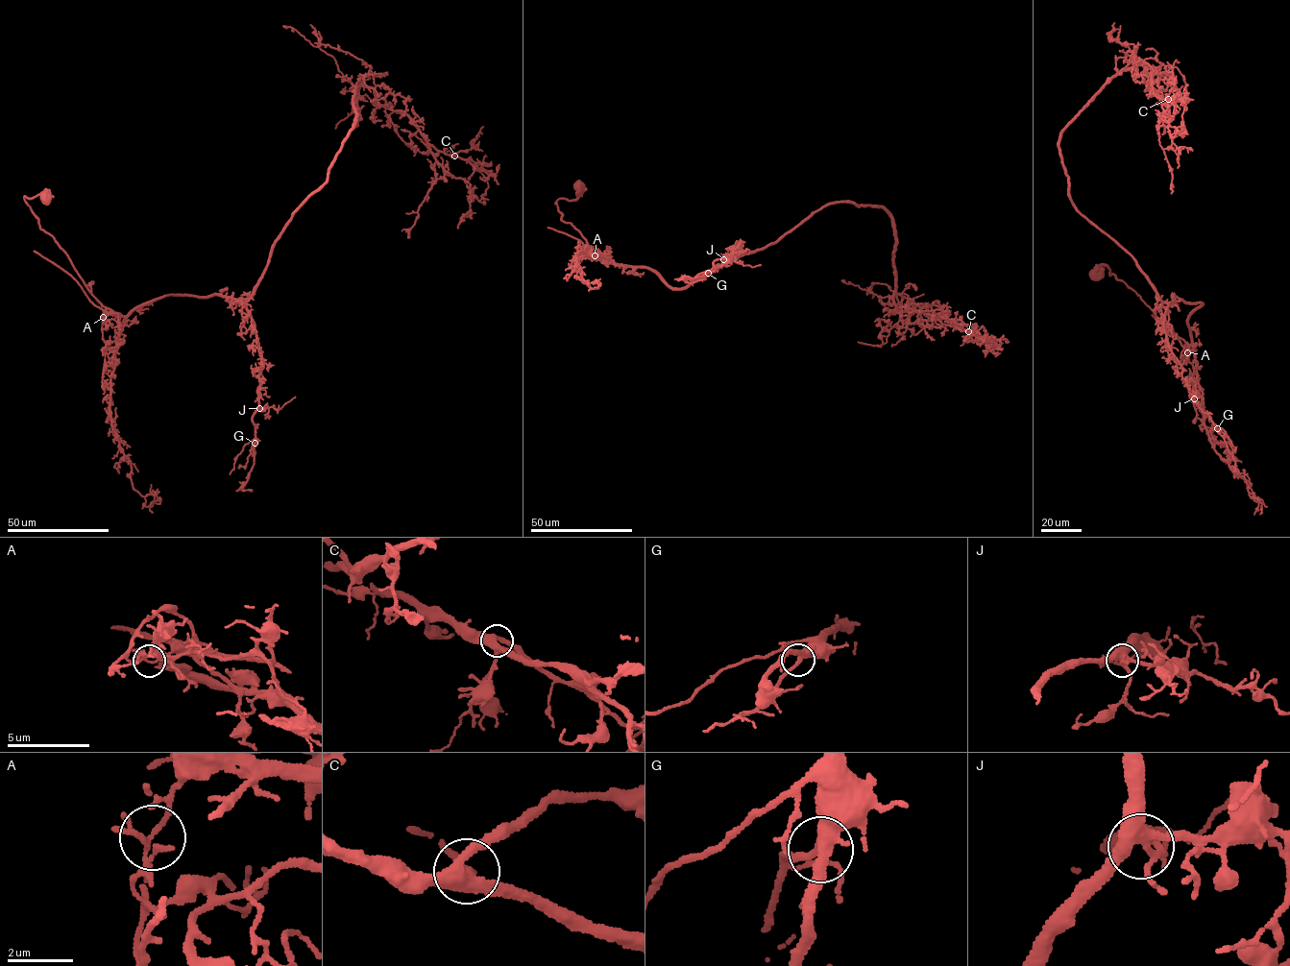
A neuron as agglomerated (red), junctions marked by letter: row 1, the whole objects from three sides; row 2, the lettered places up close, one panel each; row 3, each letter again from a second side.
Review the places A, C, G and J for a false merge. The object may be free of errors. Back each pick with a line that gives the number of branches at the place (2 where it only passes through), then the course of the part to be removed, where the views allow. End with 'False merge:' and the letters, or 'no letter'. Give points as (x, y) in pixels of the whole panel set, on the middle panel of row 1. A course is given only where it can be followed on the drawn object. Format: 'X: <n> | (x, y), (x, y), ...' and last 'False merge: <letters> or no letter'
A: 5 | (595, 254), (593, 251), (596, 249), (601, 253), (588, 251), (578, 240), (547, 228)
False merge: A

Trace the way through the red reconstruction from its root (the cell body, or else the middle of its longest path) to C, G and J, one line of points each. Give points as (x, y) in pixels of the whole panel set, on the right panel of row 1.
C: (1096, 276), (1106, 265), (1191, 344), (1202, 303), (1162, 301), (1075, 208), (1058, 145), (1140, 61), (1168, 99)
G: (1096, 276), (1106, 265), (1189, 344), (1187, 320), (1200, 301), (1170, 301), (1164, 330), (1189, 395), (1217, 428)
J: (1096, 276), (1106, 265), (1189, 344), (1187, 320), (1200, 301), (1170, 301), (1163, 325), (1194, 398)

